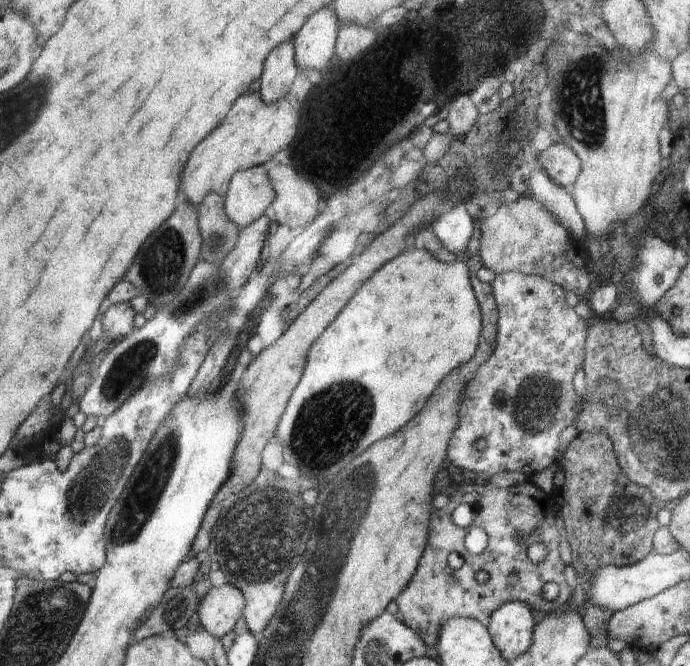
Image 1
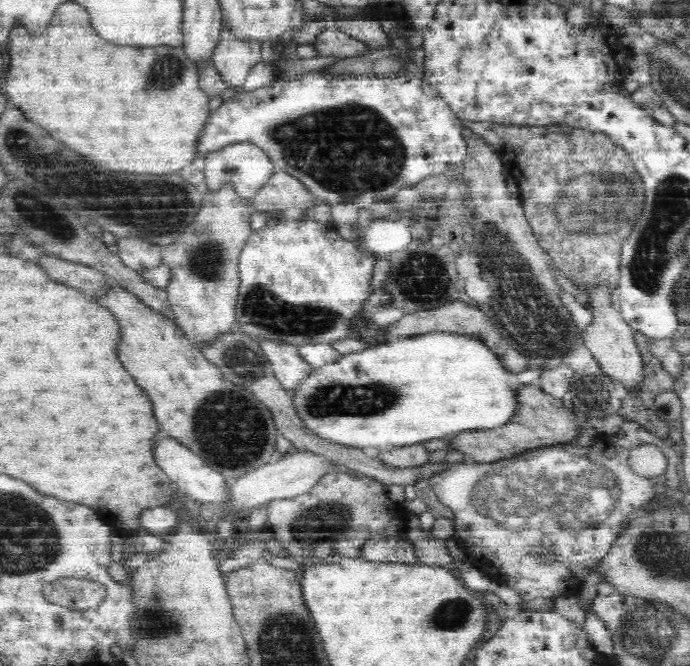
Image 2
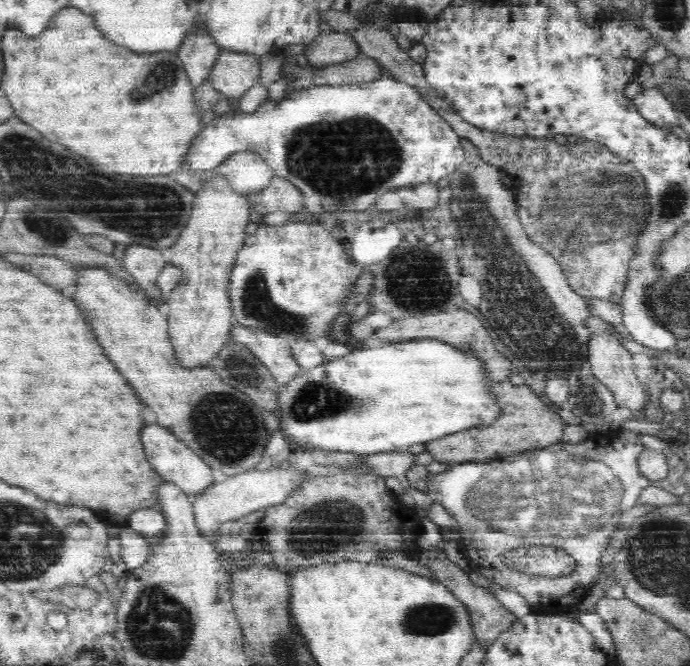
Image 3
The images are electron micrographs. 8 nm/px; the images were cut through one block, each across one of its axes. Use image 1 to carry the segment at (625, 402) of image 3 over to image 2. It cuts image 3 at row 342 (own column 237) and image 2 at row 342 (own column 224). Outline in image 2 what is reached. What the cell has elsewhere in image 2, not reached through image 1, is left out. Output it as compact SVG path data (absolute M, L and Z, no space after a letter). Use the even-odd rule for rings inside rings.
M602 288L602 290L592 290L590 298L594 304L592 306L592 314L594 314L594 322L582 331L586 348L590 350L590 354L596 363L600 363L600 370L608 378L616 380L621 389L621 393L638 392L642 380L644 380L643 359L640 349L634 341L634 330L626 320L622 319L622 312L614 310L612 304L612 294L610 290Z

